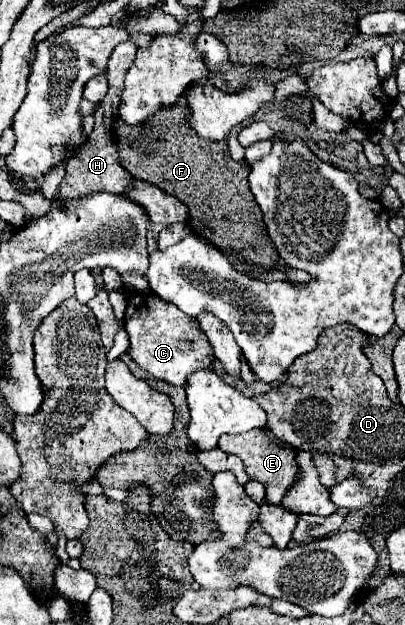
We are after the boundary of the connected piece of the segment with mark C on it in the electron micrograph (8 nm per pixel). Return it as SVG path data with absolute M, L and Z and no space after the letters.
M103 268L103 280L107 290L123 292L127 298L125 308L125 330L129 334L129 356L133 362L157 380L173 386L187 386L187 376L199 368L213 368L213 346L203 334L197 318L189 318L171 302L161 300L153 292L127 292L119 274L111 268Z

